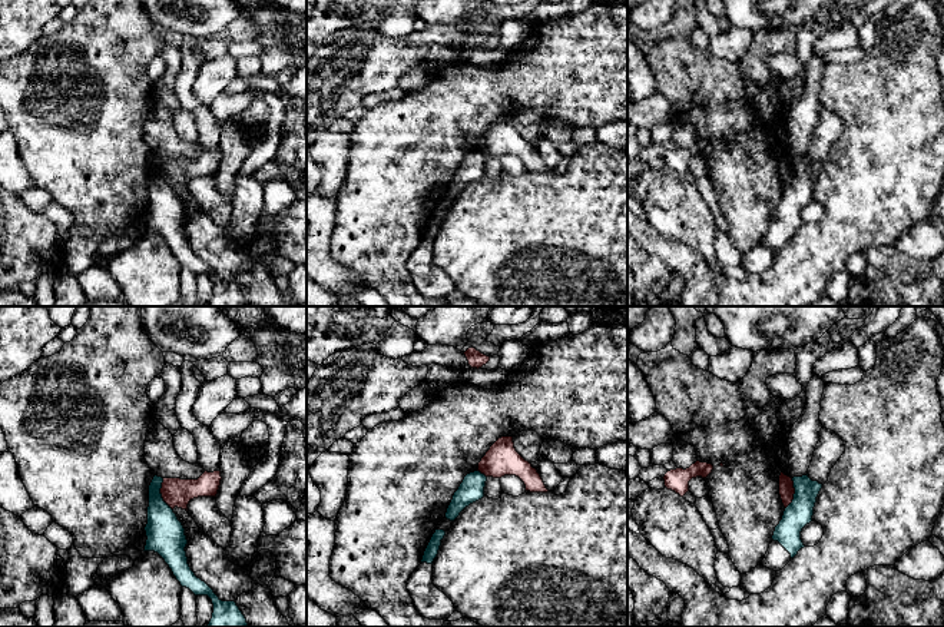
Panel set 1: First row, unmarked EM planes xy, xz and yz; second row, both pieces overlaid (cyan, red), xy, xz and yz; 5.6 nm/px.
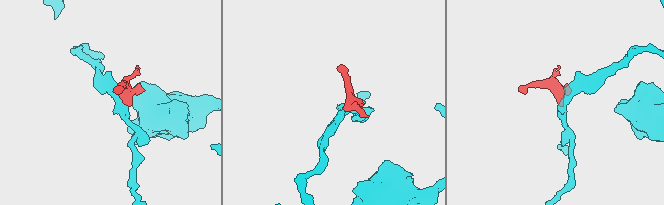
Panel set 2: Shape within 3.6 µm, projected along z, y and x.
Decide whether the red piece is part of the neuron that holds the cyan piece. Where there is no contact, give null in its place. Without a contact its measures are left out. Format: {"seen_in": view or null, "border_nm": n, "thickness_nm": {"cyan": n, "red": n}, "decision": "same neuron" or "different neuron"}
{"seen_in": "xy", "border_nm": 190, "thickness_nm": {"cyan": 220, "red": 160}, "decision": "different neuron"}

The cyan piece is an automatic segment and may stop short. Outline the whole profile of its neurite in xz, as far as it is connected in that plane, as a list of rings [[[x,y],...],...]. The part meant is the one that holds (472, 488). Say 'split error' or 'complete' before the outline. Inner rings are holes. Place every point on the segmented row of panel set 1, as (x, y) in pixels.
complete | [[[480,471],[467,474],[453,495],[445,518],[454,521],[466,507],[481,500],[484,497],[486,481],[487,477]]]

